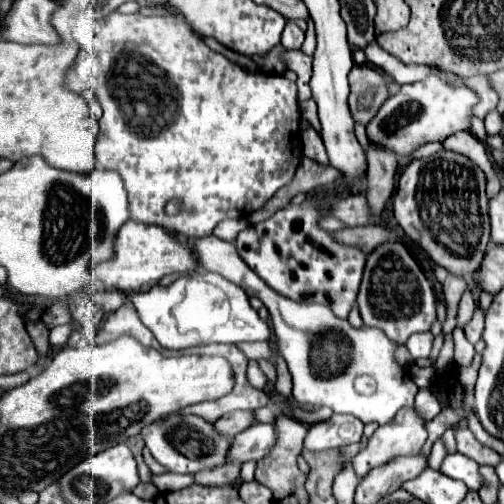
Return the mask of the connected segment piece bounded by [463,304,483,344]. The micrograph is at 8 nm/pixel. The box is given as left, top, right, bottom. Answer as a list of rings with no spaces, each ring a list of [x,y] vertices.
[[[479,304],[475,308],[475,312],[473,312],[473,318],[465,324],[463,330],[465,330],[465,336],[467,336],[467,340],[471,344],[475,344],[481,338],[481,332],[483,332],[483,310],[479,308]]]

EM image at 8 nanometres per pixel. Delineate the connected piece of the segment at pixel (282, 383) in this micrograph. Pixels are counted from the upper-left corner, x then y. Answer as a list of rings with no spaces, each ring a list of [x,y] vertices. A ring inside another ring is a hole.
[[[277,354],[277,358],[275,358],[275,368],[277,368],[277,382],[275,382],[277,392],[283,394],[283,396],[291,396],[291,388],[293,388],[291,374],[289,374],[289,370],[287,370],[285,360],[281,358],[281,354]]]

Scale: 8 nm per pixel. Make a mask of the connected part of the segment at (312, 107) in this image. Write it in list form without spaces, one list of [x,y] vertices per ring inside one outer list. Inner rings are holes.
[[[309,100],[309,102],[301,102],[299,104],[299,108],[301,108],[301,114],[309,120],[309,124],[319,132],[319,118],[317,118],[317,104],[313,102],[313,100]]]

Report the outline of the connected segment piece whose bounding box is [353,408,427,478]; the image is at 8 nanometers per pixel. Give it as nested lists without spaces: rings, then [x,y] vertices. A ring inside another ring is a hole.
[[[413,408],[399,410],[393,422],[379,426],[361,448],[361,452],[353,458],[355,474],[363,478],[365,474],[369,474],[369,470],[383,466],[393,458],[417,454],[427,440],[423,424],[425,420],[421,420]]]

